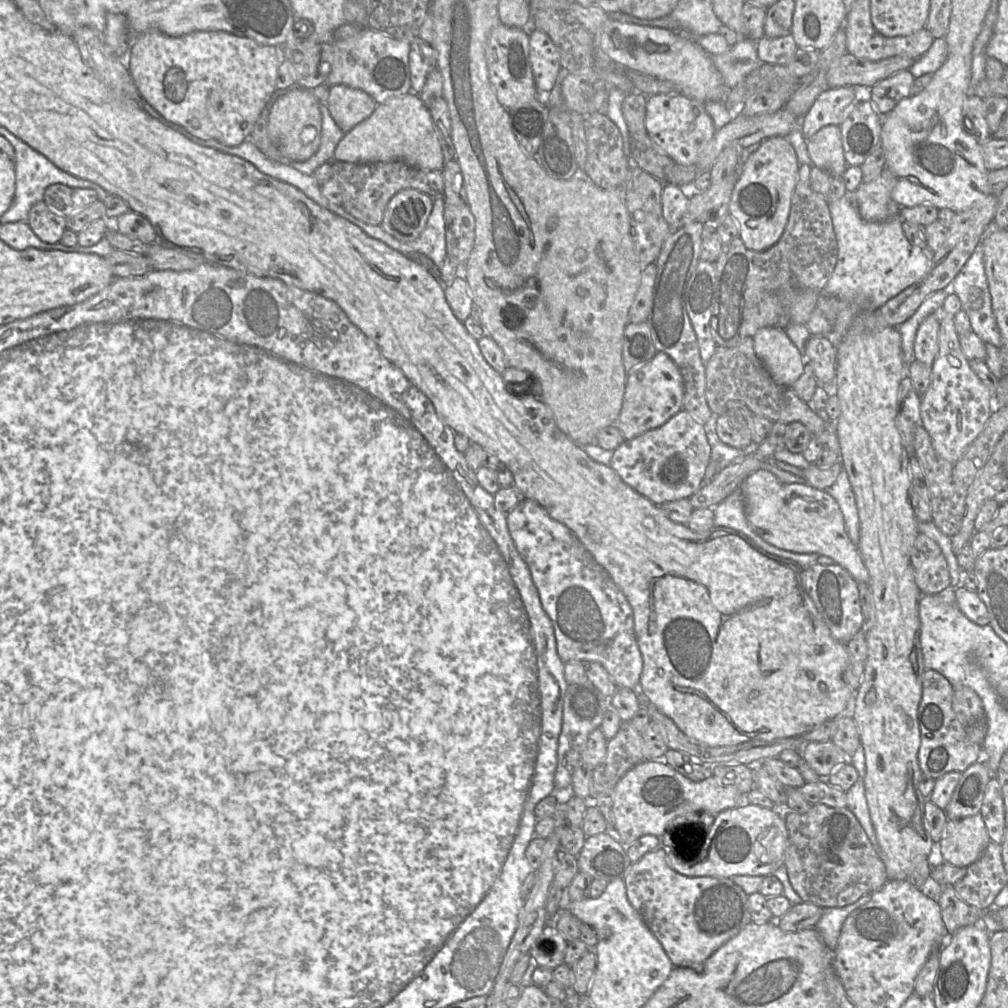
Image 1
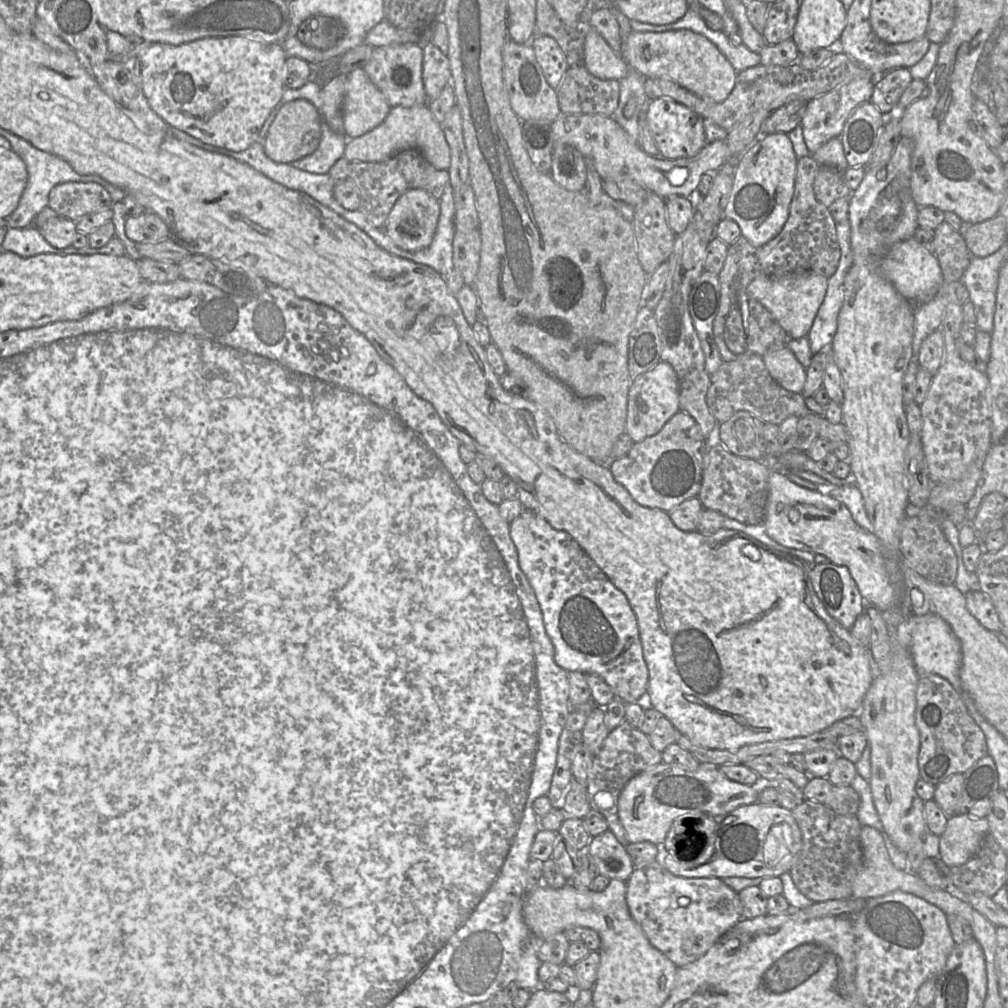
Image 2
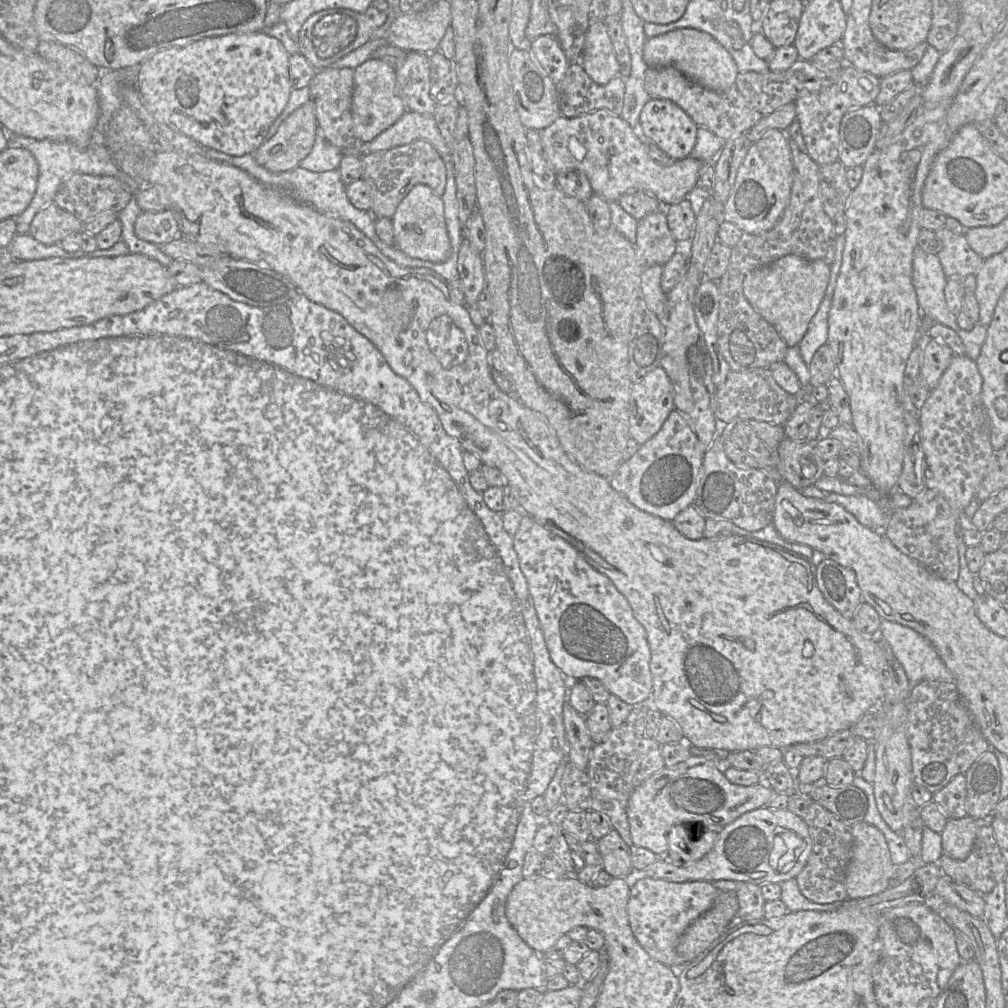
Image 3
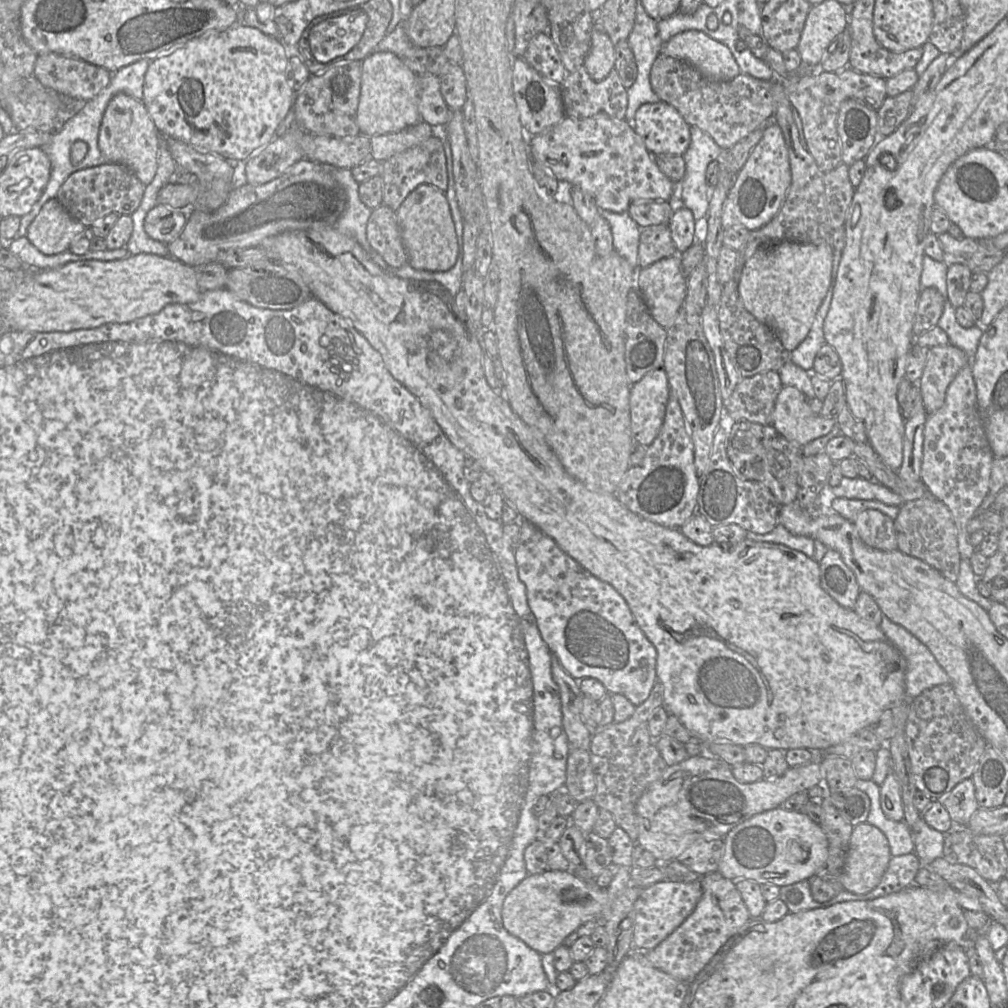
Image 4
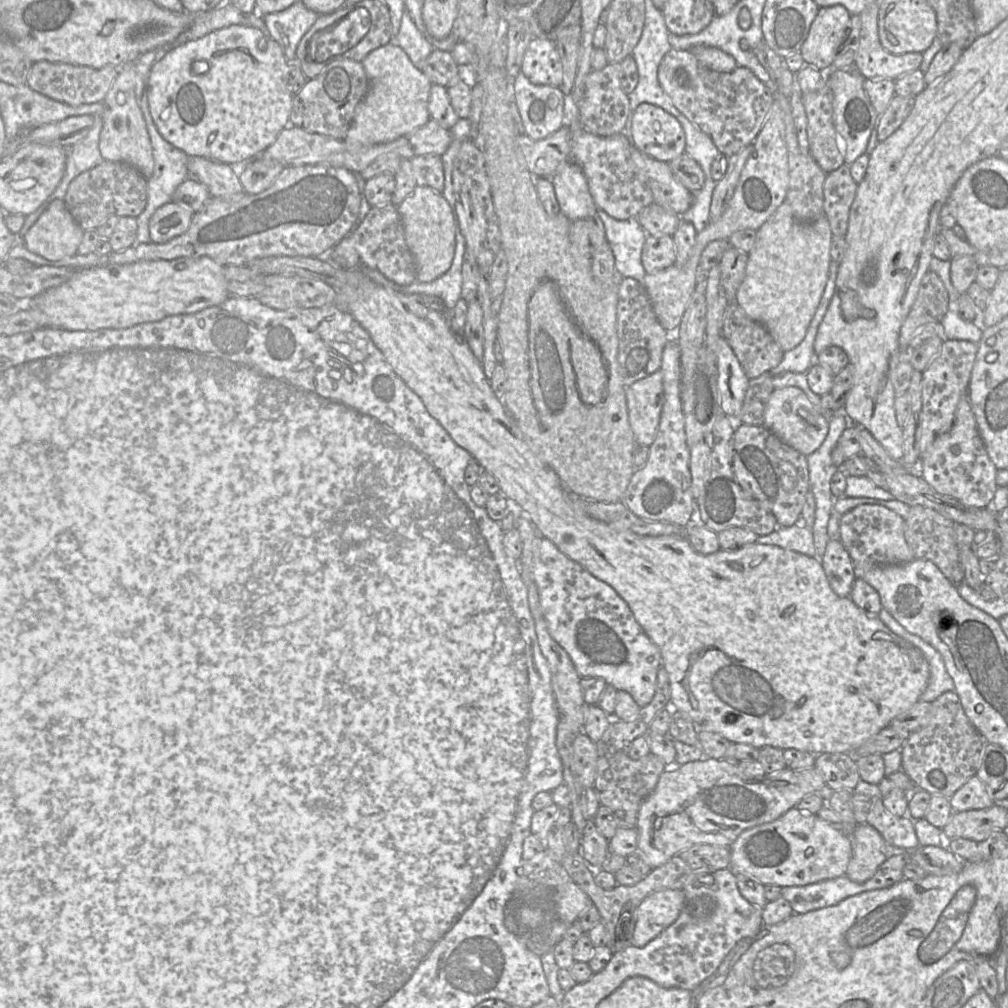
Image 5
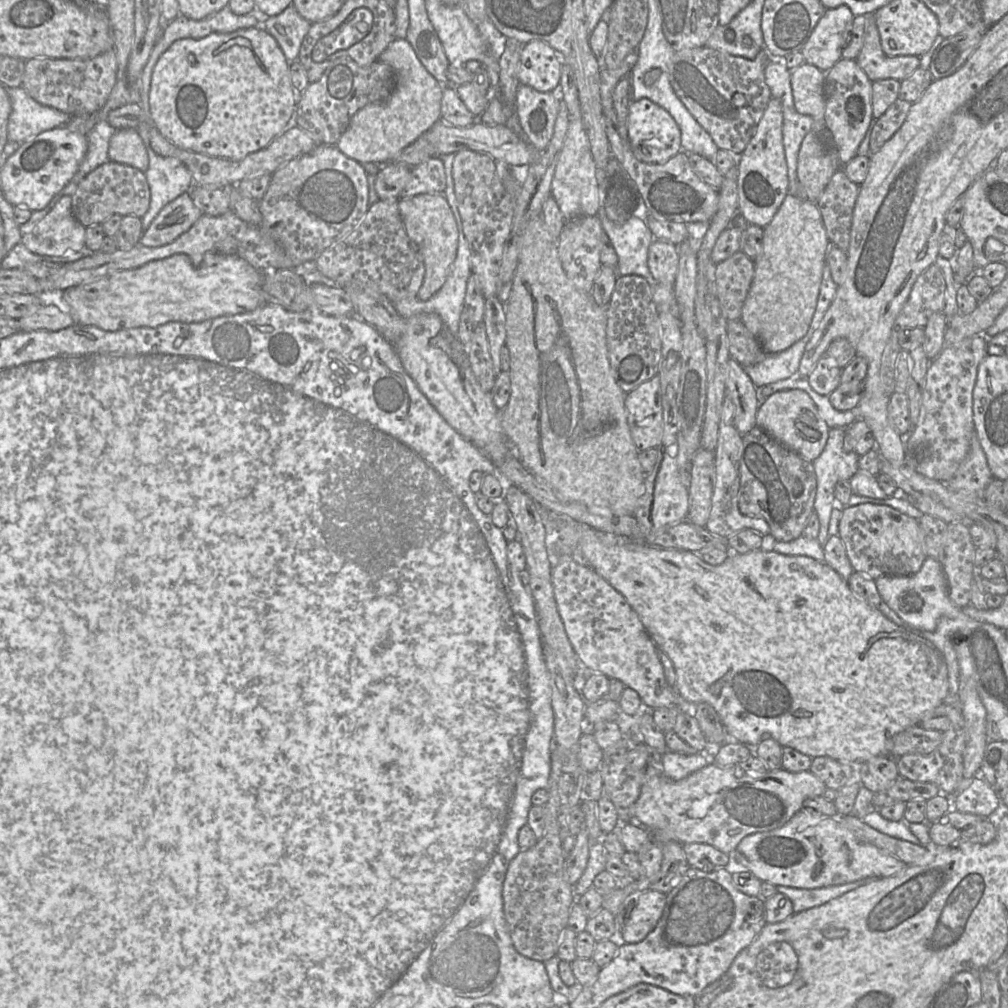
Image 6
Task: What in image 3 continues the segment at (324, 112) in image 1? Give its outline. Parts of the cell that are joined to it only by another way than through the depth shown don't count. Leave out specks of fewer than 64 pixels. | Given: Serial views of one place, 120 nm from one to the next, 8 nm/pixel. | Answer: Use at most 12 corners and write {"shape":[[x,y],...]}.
{"shape":[[318,132],[299,166],[314,172],[339,167],[342,149]]}

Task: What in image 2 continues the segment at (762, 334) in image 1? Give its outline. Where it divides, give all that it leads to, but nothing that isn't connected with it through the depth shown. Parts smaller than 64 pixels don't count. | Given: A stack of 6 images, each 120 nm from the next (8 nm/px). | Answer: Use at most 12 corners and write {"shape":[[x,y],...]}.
{"shape":[[787,346],[762,358],[780,386],[803,391],[807,369]]}

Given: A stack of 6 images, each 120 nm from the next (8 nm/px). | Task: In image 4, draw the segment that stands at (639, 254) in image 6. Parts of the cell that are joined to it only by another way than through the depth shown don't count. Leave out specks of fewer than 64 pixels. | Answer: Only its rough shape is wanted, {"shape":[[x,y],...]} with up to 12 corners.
{"shape":[[599,209],[614,250],[635,270],[642,228],[627,211]]}

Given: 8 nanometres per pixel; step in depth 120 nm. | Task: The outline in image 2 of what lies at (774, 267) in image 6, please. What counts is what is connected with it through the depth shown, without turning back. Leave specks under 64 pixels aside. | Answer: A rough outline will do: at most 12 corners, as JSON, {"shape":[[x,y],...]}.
{"shape":[[758,276],[747,294],[788,336],[808,335],[828,278]]}

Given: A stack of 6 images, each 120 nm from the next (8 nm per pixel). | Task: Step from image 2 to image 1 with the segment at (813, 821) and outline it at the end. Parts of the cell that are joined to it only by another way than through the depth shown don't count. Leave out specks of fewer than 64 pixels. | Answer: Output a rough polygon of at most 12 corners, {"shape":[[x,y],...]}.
{"shape":[[780,809],[803,902],[843,907],[888,877],[856,816]]}

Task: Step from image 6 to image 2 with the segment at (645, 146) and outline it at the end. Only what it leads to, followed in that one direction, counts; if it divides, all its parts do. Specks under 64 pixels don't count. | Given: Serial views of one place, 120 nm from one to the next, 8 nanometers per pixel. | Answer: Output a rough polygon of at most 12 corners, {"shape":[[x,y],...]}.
{"shape":[[671,98],[650,100],[646,122],[665,159],[707,143],[704,119]]}

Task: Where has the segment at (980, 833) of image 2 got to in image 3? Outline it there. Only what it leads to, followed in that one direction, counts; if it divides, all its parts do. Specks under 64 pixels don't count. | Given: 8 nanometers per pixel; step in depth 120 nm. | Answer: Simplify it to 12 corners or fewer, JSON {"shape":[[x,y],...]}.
{"shape":[[948,819],[941,832],[943,854],[965,860],[981,822]]}

